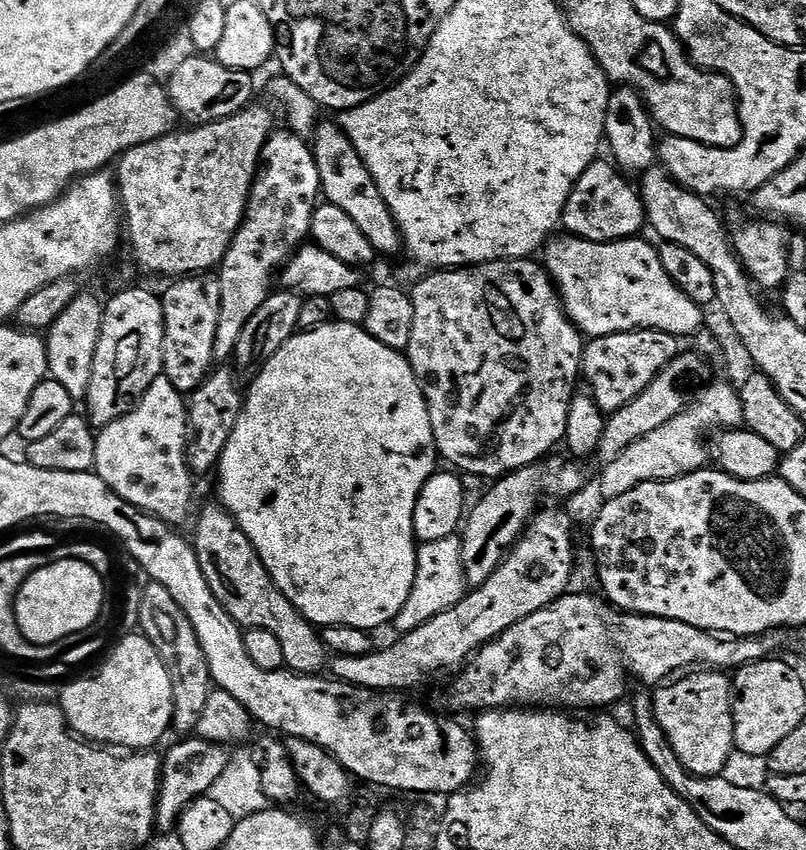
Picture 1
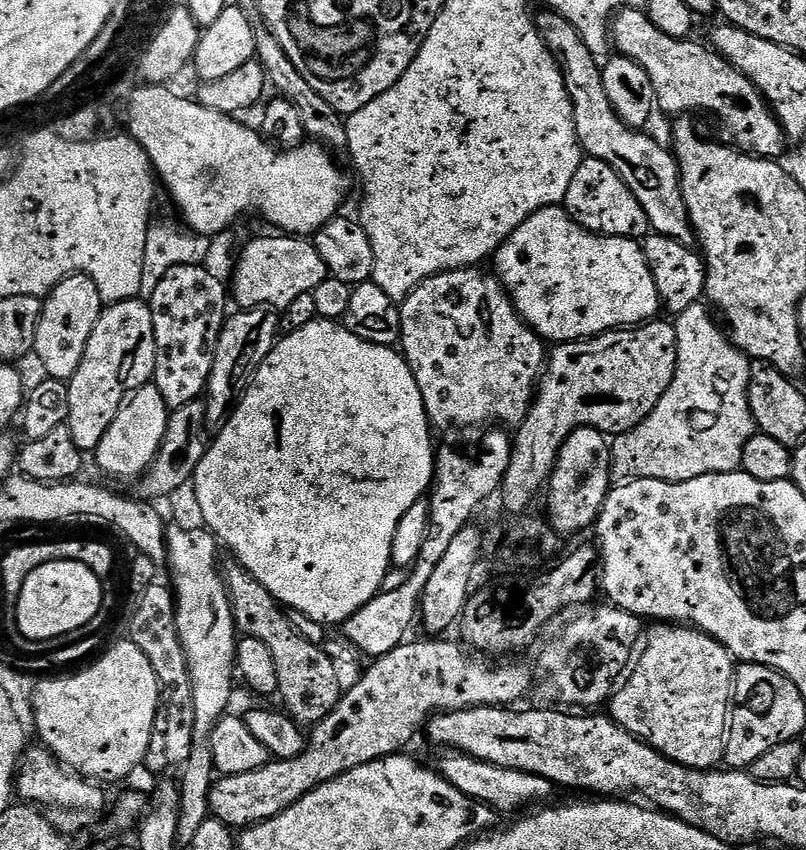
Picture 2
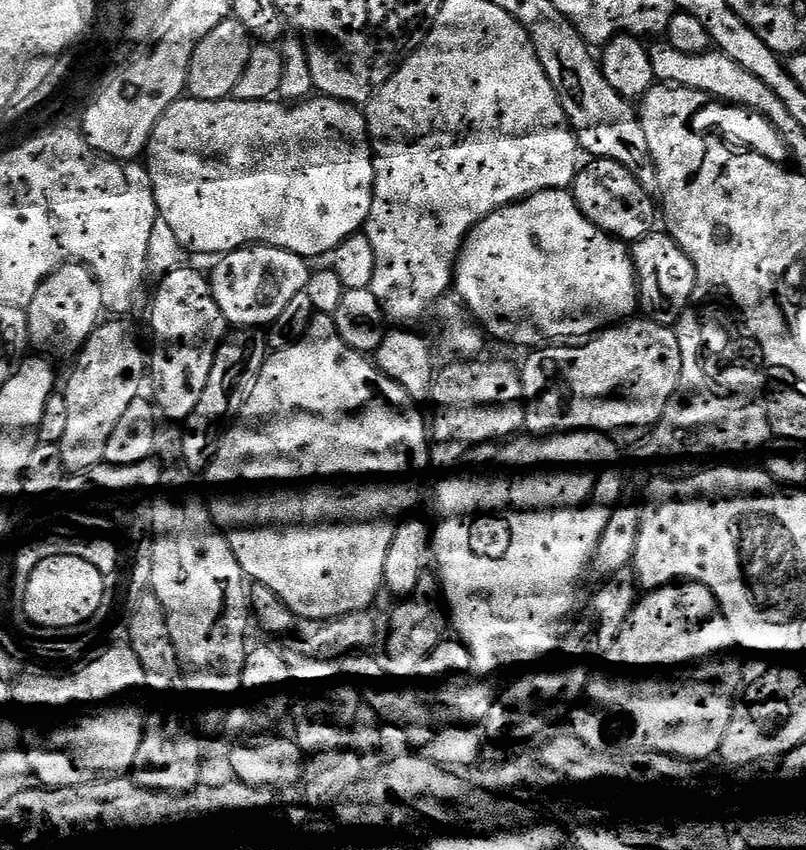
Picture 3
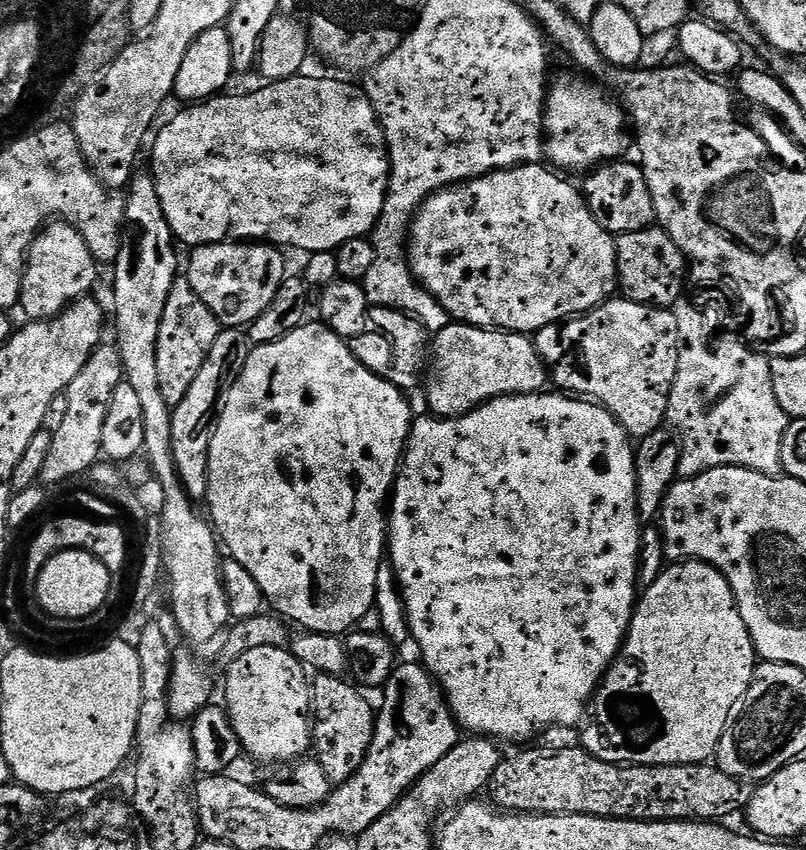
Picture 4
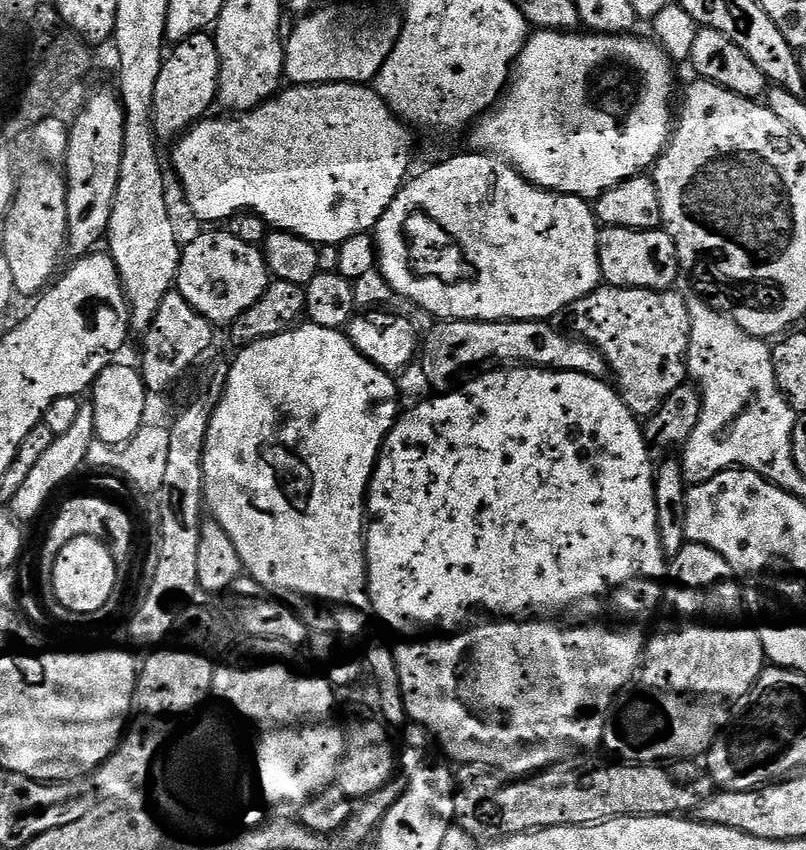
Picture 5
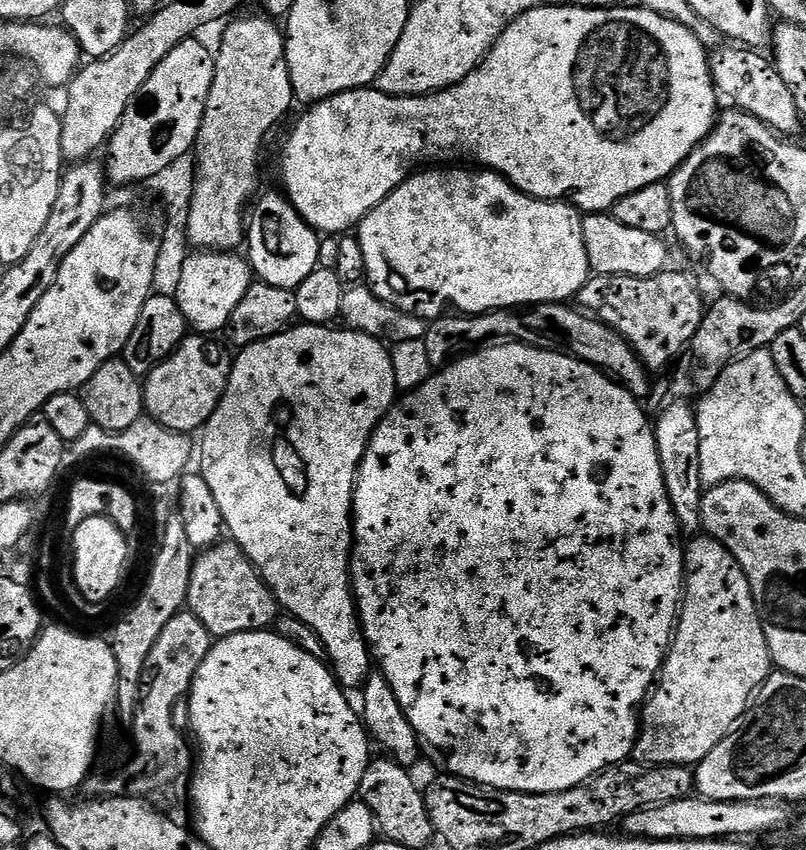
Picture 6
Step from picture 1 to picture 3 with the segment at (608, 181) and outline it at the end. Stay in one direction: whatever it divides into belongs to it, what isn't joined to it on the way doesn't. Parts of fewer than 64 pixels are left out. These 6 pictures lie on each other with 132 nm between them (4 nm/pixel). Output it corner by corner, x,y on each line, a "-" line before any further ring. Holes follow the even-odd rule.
592,158
589,164
579,169
571,186
571,194
576,205
604,232
609,232
617,240
635,242
653,231
655,220
658,220
658,204
650,193
644,189
633,169
622,166
613,160

